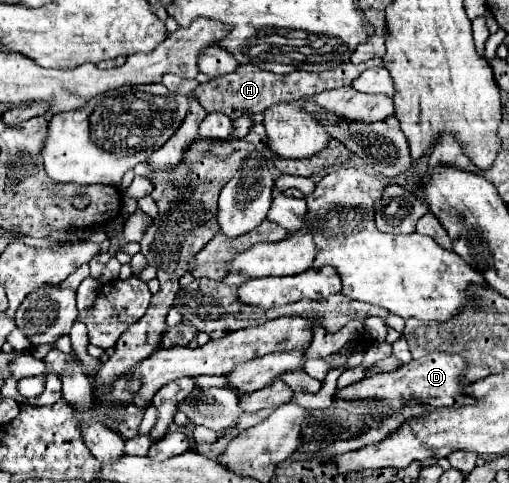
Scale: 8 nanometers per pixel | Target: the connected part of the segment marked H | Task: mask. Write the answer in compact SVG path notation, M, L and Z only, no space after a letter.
M381 57L373 58L365 63L353 65L353 63L345 63L337 69L331 71L321 71L321 73L305 73L305 71L297 71L297 73L289 73L289 75L275 75L263 69L257 69L257 65L241 65L237 71L221 75L209 83L199 85L193 93L199 97L199 103L205 107L207 113L213 111L221 111L225 115L229 115L233 121L237 117L241 117L245 111L247 113L261 113L267 107L271 107L277 101L291 101L303 95L315 95L327 89L337 89L343 85L351 85L351 81L367 67L380 66L384 67Z

